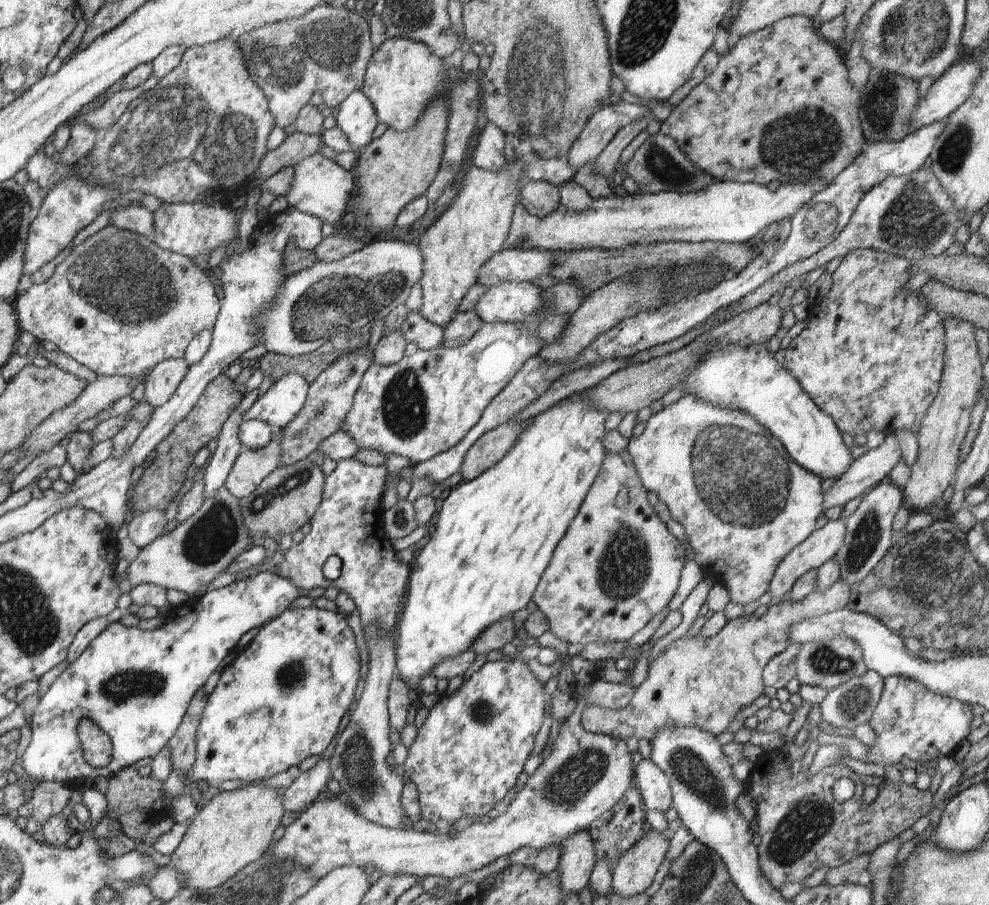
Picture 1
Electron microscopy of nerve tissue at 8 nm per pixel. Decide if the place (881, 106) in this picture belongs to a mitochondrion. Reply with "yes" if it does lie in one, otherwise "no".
yes

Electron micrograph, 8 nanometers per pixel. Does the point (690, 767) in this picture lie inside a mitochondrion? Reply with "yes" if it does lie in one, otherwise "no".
yes

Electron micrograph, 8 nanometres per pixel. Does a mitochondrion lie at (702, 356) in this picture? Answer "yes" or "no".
no

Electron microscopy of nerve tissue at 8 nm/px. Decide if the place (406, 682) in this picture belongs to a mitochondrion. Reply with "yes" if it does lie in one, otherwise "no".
no

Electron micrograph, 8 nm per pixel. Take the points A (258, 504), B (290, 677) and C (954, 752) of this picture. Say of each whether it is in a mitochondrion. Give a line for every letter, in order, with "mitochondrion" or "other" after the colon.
A: mitochondrion
B: mitochondrion
C: other

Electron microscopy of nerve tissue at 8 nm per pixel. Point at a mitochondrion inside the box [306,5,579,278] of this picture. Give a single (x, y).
(450, 88)

